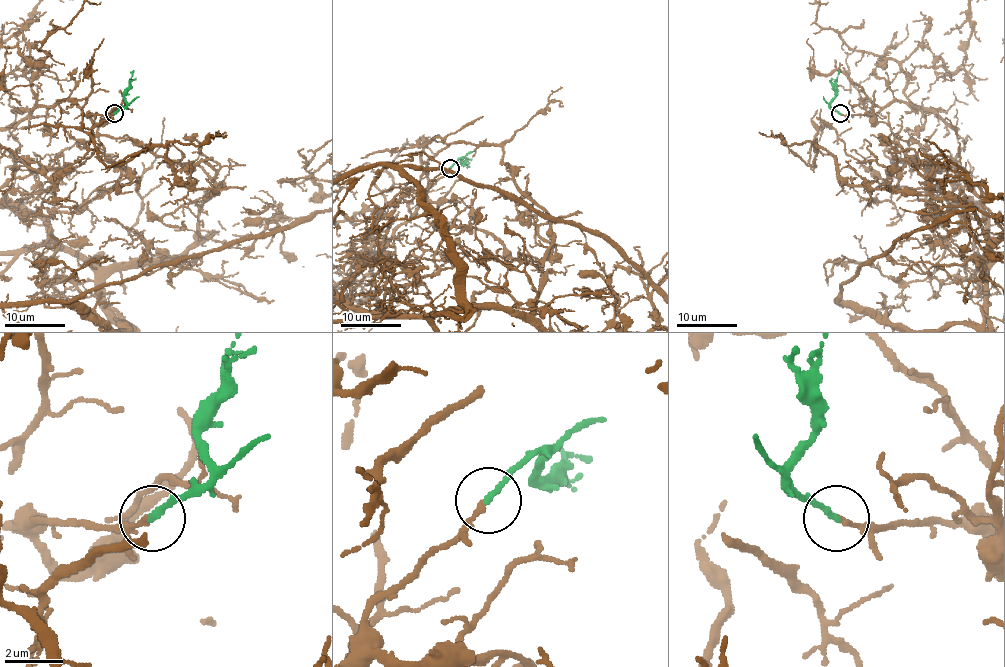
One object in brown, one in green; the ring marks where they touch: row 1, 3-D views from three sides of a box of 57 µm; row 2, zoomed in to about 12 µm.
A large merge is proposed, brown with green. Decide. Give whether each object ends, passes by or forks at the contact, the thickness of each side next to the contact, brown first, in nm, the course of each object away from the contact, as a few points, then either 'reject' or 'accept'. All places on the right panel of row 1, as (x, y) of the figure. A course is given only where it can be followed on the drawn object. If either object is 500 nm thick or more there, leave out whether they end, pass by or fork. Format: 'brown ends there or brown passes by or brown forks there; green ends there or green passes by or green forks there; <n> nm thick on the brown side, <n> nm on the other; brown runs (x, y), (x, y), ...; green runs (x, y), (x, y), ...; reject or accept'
brown ends there; green ends there; 170 nm thick on the brown side, 190 nm on the other; green runs (840, 113), (829, 105), (839, 70); accept

